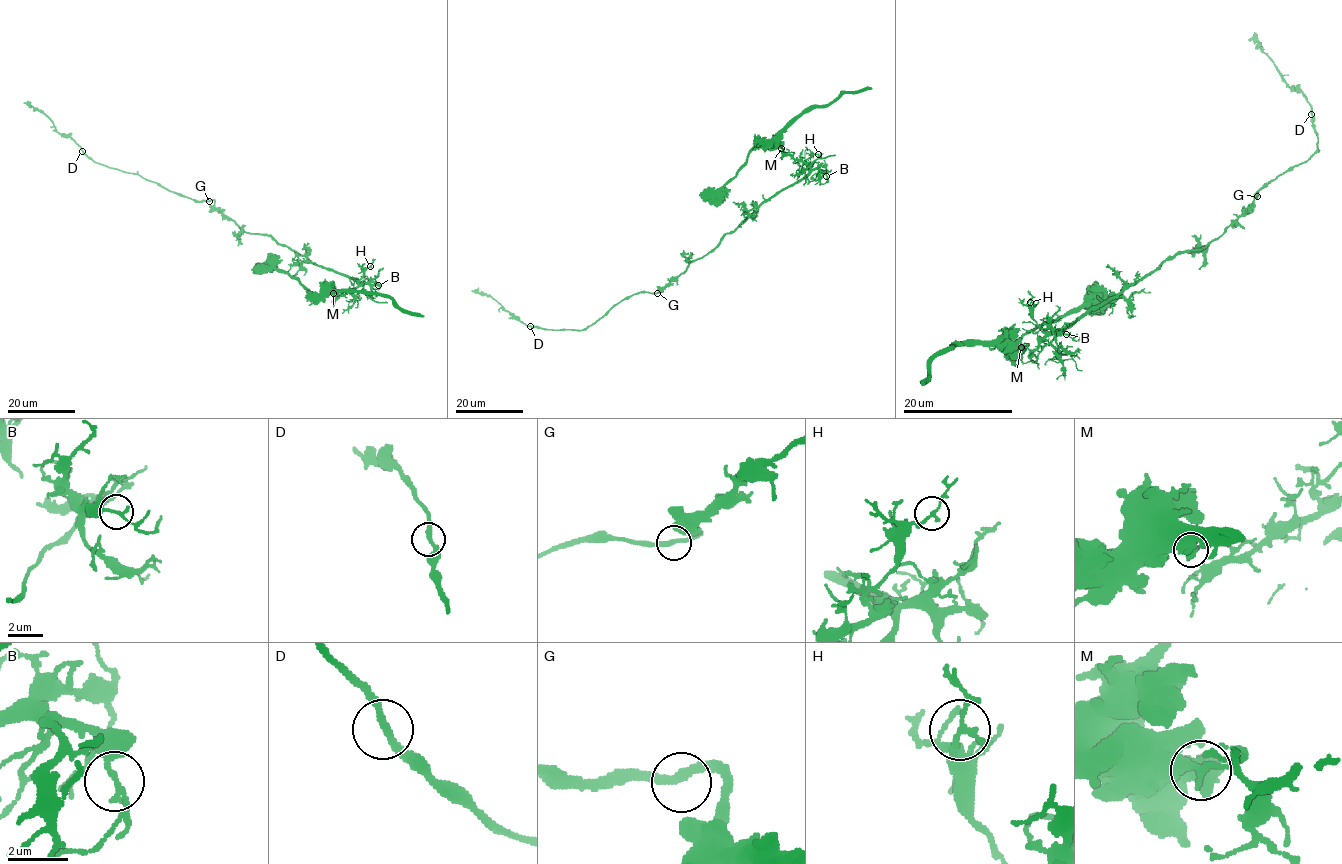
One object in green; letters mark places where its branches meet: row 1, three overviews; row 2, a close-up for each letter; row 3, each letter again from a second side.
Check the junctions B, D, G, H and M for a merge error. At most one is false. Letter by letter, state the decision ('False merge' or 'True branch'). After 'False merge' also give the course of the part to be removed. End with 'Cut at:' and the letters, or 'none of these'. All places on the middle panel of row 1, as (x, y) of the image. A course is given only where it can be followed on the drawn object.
B: True branch
D: True branch
G: True branch
H: True branch
M: False merge. Course of the part to remove: (781, 148), (809, 172), (662, 291), (627, 296), (582, 330), (529, 326), (472, 290)
Cut at: M

